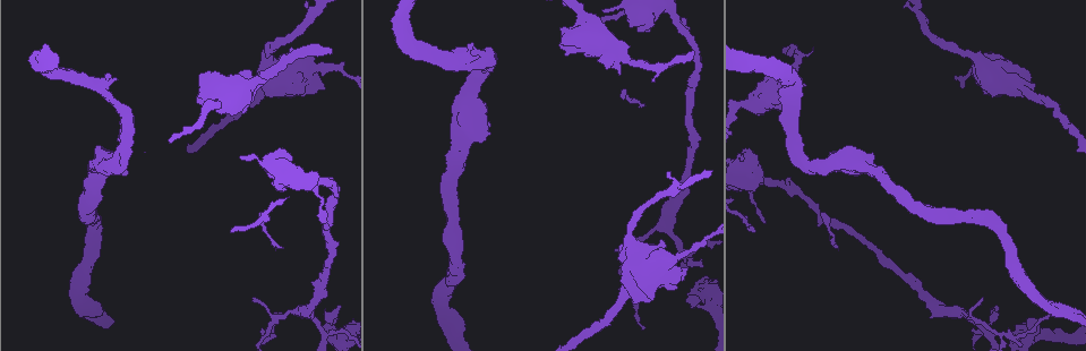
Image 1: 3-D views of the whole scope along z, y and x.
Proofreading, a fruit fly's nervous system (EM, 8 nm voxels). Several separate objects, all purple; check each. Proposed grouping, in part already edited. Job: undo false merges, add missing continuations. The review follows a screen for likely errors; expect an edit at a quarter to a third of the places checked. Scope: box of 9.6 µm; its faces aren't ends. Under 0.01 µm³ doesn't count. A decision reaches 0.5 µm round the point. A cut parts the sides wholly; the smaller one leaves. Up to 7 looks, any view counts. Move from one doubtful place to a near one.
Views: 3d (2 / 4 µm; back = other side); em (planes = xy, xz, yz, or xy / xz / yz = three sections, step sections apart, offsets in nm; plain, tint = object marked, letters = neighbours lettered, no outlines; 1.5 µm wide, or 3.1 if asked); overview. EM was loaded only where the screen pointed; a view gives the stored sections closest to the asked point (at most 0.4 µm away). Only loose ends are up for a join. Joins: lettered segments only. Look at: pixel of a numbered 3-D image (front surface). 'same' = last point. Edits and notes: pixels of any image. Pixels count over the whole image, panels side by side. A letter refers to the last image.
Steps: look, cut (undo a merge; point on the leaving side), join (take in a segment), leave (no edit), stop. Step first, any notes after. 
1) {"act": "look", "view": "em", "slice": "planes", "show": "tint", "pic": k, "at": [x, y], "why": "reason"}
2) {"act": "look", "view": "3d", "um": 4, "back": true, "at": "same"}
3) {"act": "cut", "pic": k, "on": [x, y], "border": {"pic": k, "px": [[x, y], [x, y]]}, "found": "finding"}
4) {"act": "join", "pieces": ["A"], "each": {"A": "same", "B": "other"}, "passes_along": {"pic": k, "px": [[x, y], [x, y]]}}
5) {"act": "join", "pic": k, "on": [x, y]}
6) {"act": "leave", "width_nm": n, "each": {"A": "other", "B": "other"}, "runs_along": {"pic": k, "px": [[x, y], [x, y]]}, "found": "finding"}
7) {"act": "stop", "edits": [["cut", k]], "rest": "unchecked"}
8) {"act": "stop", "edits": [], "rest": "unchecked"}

{"act": "look", "view": "em", "slice": "yz", "step": 8, "show": "tint", "pic": 1, "at": [266, 54], "why": "sudden change in width"}

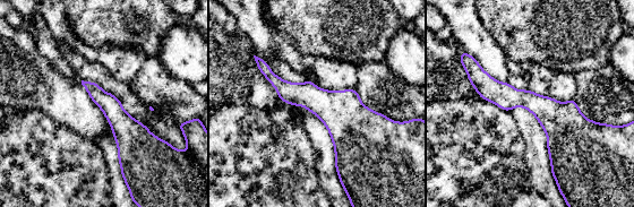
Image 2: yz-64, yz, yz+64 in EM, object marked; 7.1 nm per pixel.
{"act": "look", "view": "em", "slice": "planes", "show": "letters", "at": "same"}

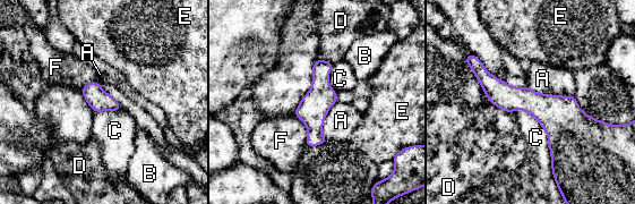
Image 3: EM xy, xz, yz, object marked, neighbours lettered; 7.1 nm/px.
{"act": "leave", "longest_contact_nm": ["C", 550], "each": {"A": "other", "B": "other", "C": "other", "D": "other", "E": "other", "F": "other"}, "border": {"pic": 3, "px": [[528, 85], [541, 93], [574, 96]]}, "found": "all the same cell"}

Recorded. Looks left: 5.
{"act": "look", "view": "3d", "um": 4, "back": true, "pic": 1, "at": [782, 49], "why": "an open end"}

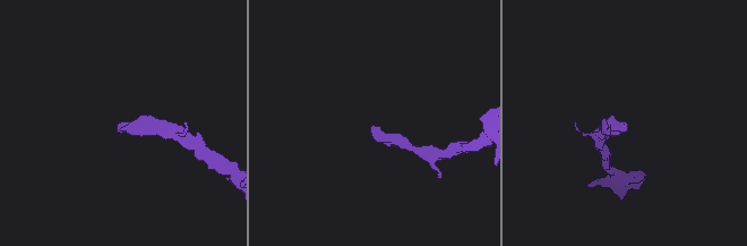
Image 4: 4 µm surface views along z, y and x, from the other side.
{"act": "look", "view": "em", "slice": "xy", "step": 4, "show": "tint", "pic": 4, "at": [119, 124], "why": "now the EM"}

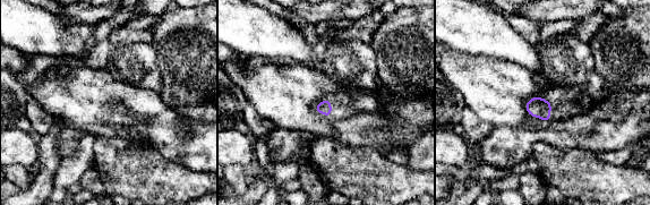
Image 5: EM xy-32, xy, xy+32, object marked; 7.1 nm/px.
{"act": "look", "view": "em", "slice": "xy", "step": 4, "show": "letters", "at": "same", "why": "what lies round it"}

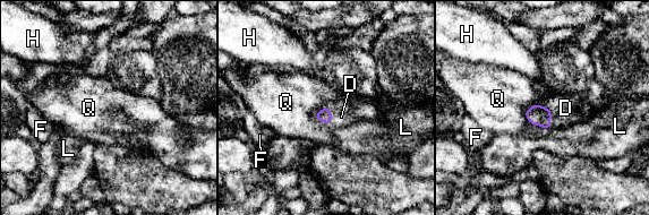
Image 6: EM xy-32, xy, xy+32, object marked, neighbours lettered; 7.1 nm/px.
{"act": "join", "pieces": ["D"], "each": {"D": "same", "F": "other", "H": "other", "L": "other", "Q": "other"}, "passes_along": {"pic": 6, "px": [[537, 114], [551, 114], [565, 108]]}, "found": "it goes on there"}

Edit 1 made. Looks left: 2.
{"act": "stop", "edits": [["join", 6]], "rest": "unchecked"}

